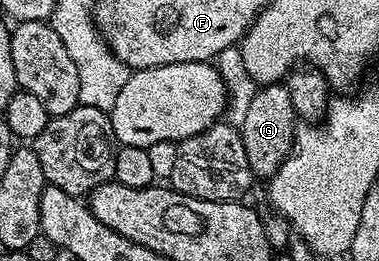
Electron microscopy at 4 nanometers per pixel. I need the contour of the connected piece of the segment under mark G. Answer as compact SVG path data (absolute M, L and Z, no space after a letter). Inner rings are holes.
M266 83L256 89L245 121L239 127L245 154L254 177L267 180L275 174L277 168L294 150L298 127L296 110L293 108L292 96L289 95L286 83Z

